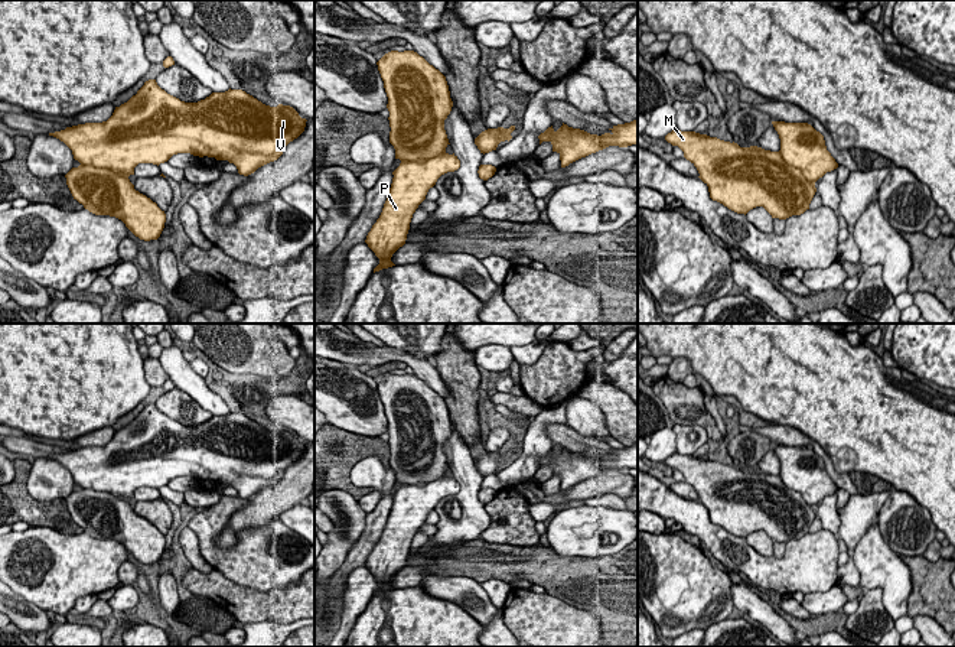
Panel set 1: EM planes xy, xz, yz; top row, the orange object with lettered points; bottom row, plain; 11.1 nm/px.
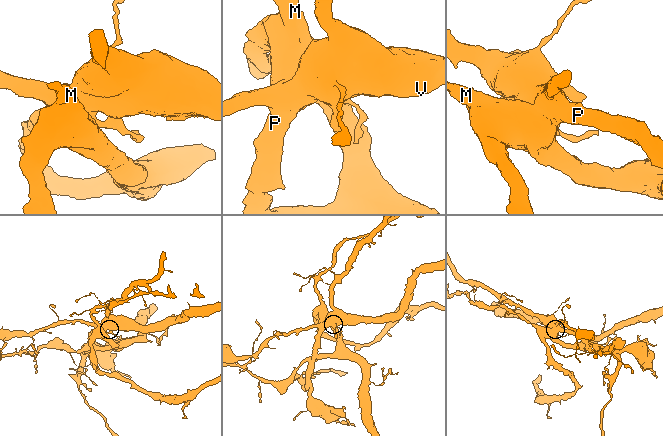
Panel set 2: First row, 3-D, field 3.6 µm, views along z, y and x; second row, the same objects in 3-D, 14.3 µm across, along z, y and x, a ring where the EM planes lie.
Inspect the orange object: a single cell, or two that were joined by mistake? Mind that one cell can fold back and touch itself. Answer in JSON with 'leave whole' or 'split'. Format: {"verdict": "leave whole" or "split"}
{"verdict": "split"}

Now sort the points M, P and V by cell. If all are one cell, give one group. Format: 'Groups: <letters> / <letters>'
Groups: M / P V

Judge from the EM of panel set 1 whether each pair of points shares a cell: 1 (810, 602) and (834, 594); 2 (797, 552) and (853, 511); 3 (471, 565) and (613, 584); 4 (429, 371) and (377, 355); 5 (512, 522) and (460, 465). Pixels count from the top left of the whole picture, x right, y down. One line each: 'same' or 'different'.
1: same
2: different
3: same
4: same
5: different

